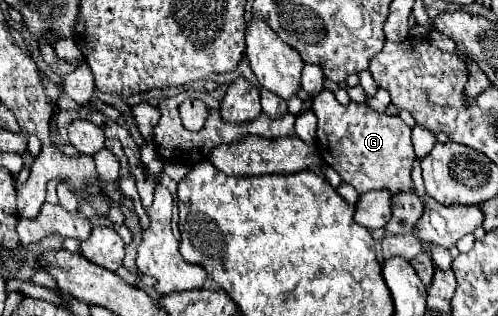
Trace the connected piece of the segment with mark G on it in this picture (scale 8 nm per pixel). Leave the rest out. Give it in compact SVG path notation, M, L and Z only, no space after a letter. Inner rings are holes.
M321 91L313 97L313 113L317 115L317 149L323 159L339 173L343 183L353 185L359 193L391 189L391 191L413 191L411 167L415 151L411 145L411 129L387 113L377 113L367 103L349 103L343 107L331 91Z

